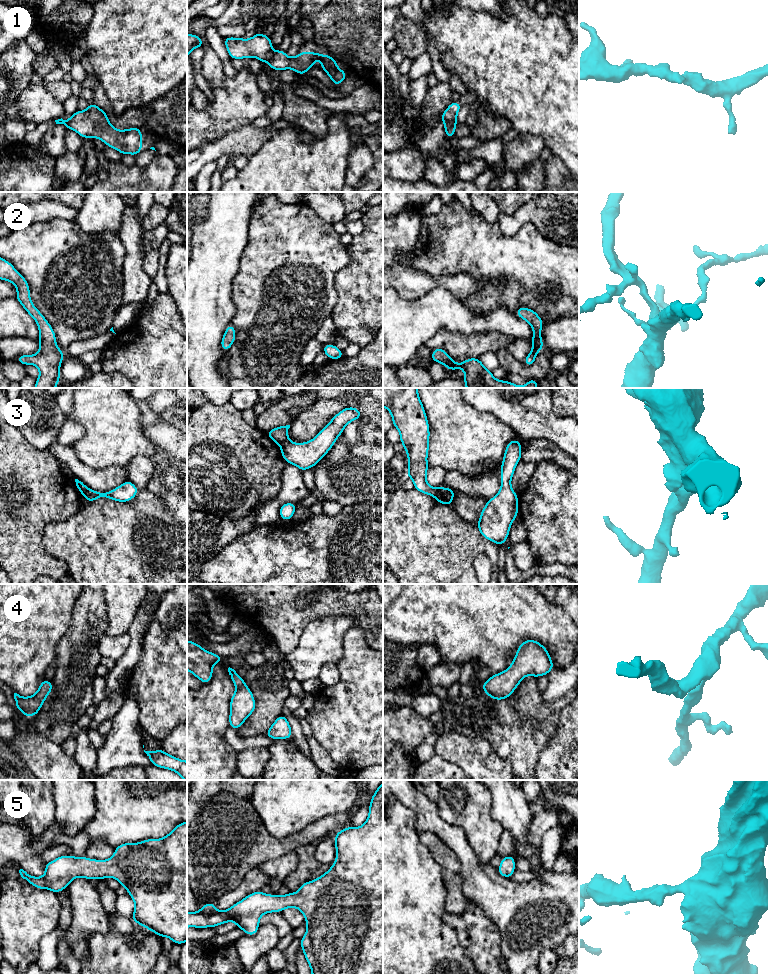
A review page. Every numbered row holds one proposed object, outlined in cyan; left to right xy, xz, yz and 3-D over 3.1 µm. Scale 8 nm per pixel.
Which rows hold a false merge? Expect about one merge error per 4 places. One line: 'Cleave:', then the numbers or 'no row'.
Cleave: 3

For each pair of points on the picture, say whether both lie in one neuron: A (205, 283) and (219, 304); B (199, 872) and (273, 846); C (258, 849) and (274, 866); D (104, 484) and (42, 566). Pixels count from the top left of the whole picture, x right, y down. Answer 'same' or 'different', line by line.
A: same
B: same
C: different
D: different

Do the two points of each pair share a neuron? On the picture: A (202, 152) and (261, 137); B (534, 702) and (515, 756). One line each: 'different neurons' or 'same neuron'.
A: same neuron
B: same neuron

